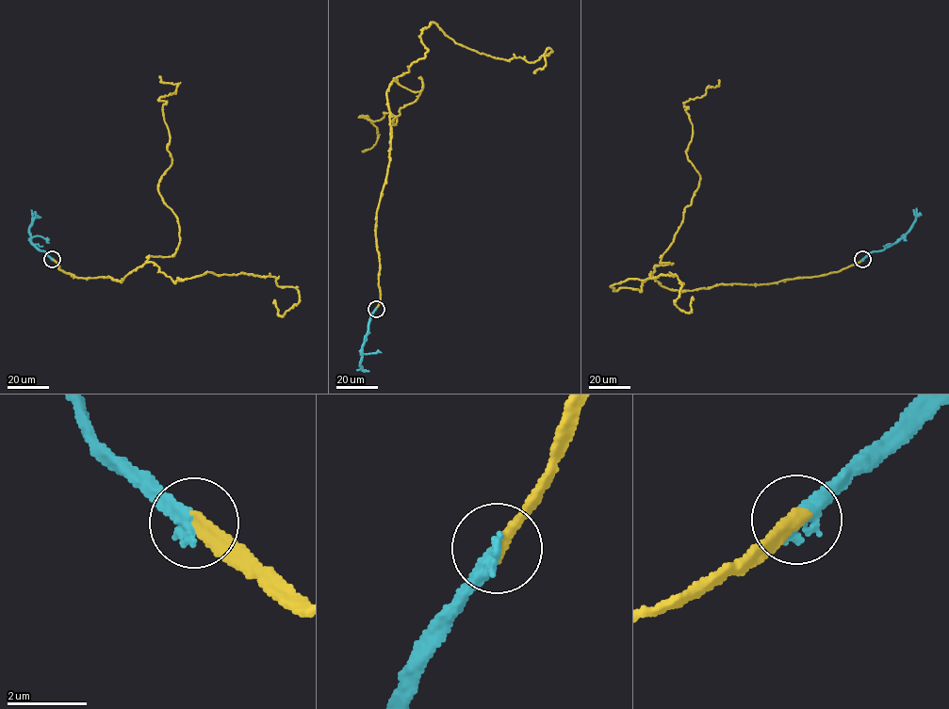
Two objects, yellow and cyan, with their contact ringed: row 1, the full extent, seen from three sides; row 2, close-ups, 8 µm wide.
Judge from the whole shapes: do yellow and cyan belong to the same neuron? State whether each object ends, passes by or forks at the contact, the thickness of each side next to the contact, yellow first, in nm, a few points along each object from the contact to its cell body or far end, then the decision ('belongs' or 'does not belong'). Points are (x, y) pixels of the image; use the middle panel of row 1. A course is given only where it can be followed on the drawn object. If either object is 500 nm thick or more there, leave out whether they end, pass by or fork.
yellow ends; cyan ends; calibres 360 and 360 nm; course yellow (376, 309), (386, 90), (394, 79), (419, 91), (420, 77), (395, 124), (359, 117), (378, 134), (362, 152); course cyan (376, 309), (368, 321), (360, 362), (360, 366), (368, 371); belongs

